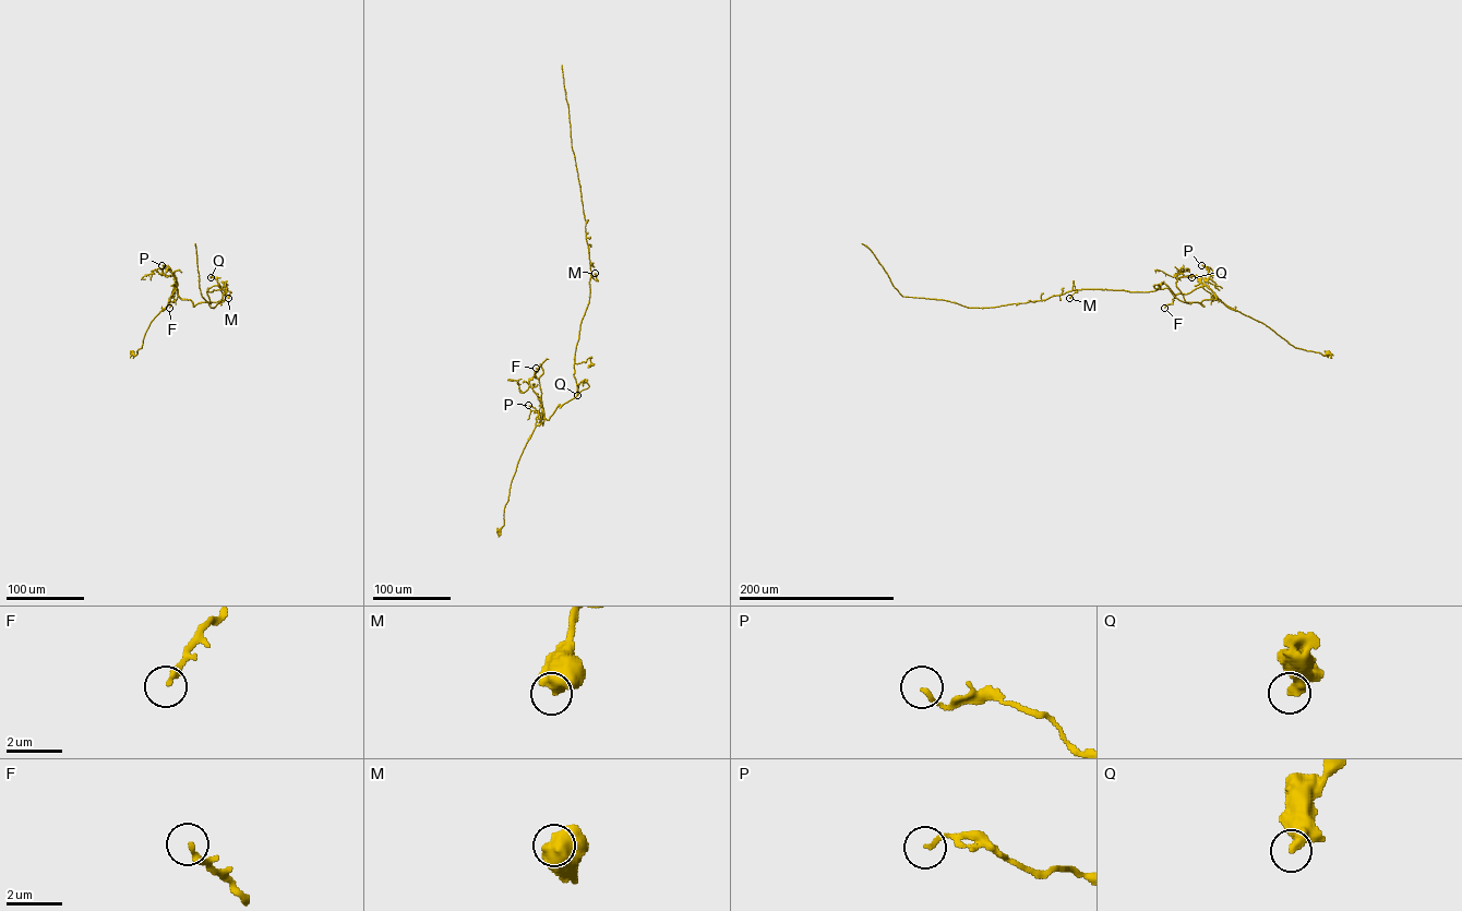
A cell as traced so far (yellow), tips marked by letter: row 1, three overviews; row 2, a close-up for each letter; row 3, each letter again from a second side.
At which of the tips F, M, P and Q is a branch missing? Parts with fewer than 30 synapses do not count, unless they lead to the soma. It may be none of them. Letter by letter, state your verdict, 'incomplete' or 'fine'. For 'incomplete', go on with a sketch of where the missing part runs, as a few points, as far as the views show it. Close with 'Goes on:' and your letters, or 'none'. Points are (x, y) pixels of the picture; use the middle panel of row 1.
F: fine
M: fine
P: fine
Q: fine
Goes on: none

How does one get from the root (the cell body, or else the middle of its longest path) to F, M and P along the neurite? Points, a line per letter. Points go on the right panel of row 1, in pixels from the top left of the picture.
F: (1327, 354), (1294, 347), (1265, 324), (1215, 300), (1202, 286), (1189, 292), (1176, 294), (1173, 302), (1164, 308)
M: (1327, 354), (1294, 347), (1214, 295), (1203, 307), (1181, 301), (1166, 288), (1130, 291), (1074, 285), (1069, 298)
P: (1327, 354), (1295, 347), (1265, 324), (1224, 304), (1206, 284), (1209, 274), (1201, 265)

